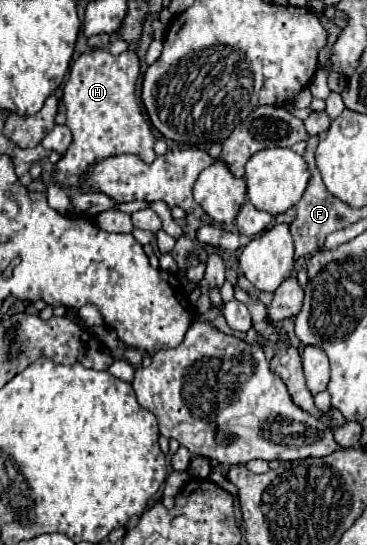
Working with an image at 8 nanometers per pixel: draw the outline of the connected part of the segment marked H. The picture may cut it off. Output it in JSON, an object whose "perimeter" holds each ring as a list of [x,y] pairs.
{"perimeter":[[[93,49],[83,53],[69,69],[69,79],[63,89],[63,105],[67,127],[73,133],[73,143],[61,161],[55,165],[55,181],[67,187],[79,187],[89,175],[89,167],[109,155],[135,153],[145,163],[155,159],[153,127],[145,119],[141,105],[135,97],[139,77],[139,55],[133,49],[111,57],[109,51]]]}

